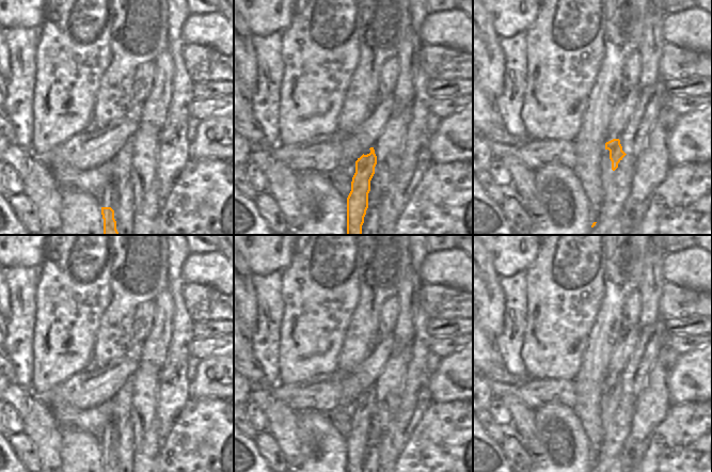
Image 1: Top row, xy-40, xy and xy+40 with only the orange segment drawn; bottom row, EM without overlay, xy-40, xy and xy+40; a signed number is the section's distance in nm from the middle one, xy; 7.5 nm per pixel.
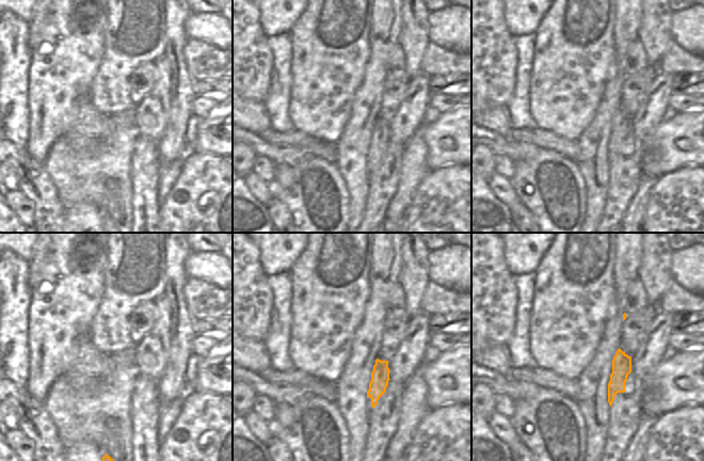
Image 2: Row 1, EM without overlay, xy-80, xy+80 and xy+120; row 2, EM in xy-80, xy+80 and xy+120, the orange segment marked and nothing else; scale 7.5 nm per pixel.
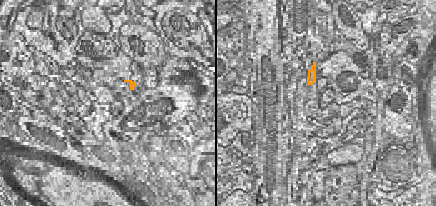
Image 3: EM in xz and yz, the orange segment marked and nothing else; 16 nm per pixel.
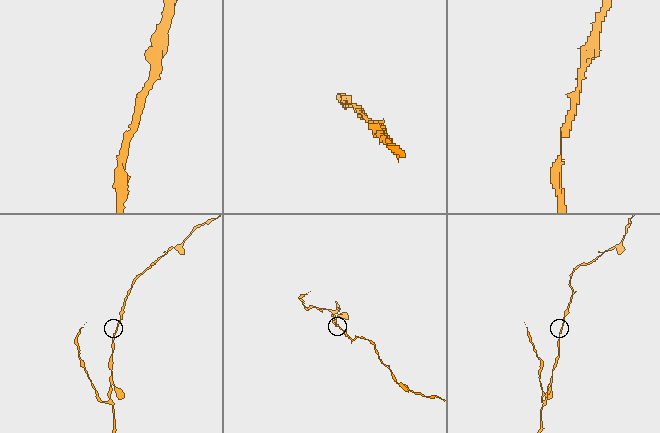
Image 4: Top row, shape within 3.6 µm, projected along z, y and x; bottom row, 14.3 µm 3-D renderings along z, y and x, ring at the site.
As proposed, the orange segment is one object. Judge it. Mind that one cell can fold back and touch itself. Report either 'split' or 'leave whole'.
leave whole

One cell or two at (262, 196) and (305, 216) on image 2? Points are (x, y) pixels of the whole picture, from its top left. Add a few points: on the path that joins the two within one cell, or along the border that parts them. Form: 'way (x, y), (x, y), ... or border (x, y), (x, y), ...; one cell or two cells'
border (270, 184), (273, 195); two cells

